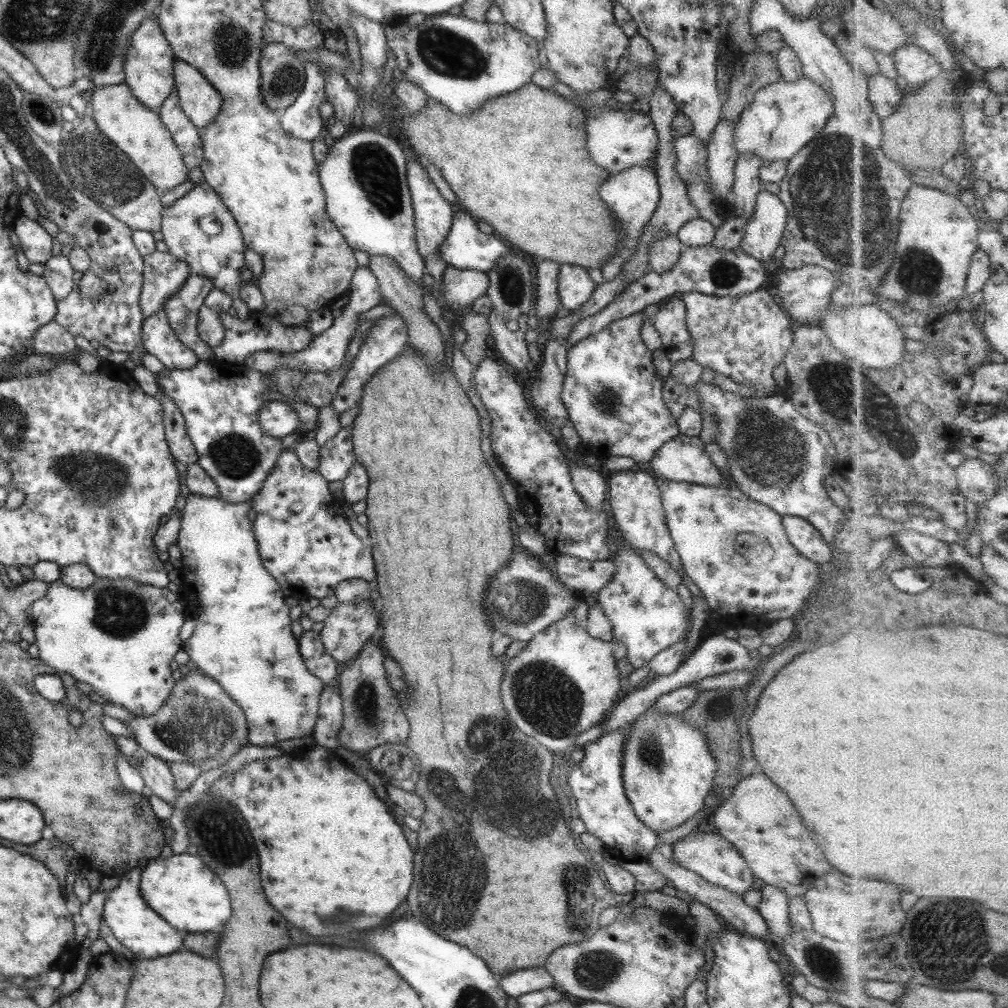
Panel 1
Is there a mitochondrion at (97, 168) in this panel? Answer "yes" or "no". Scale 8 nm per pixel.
yes

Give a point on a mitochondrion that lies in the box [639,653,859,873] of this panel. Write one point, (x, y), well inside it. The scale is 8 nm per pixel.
(714, 708)

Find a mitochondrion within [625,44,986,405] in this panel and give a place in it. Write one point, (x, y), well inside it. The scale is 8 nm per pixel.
(831, 177)

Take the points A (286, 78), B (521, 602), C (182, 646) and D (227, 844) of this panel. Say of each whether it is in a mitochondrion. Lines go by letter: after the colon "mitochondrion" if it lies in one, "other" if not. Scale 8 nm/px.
A: mitochondrion
B: mitochondrion
C: other
D: mitochondrion

